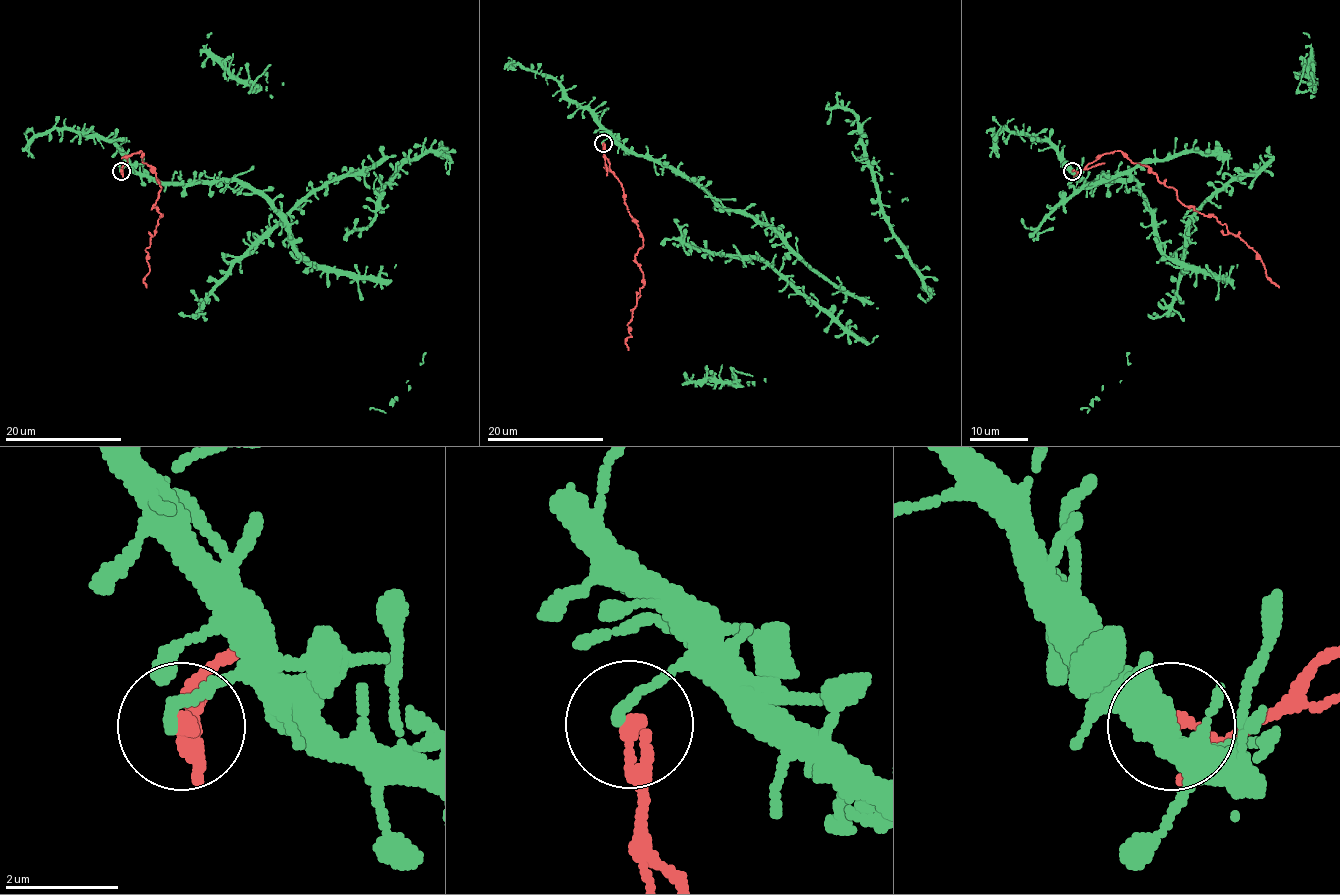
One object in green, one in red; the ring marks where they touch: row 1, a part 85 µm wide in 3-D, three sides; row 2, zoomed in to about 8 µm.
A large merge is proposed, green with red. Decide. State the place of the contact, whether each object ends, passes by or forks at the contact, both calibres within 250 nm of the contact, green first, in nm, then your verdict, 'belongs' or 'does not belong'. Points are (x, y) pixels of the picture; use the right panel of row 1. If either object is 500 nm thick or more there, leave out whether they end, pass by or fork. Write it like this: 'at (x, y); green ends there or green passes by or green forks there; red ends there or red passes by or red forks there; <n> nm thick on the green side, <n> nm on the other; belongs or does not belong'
at (1072, 171); green ends there; red passes by; 200 nm thick on the green side, 190 nm on the other; does not belong

